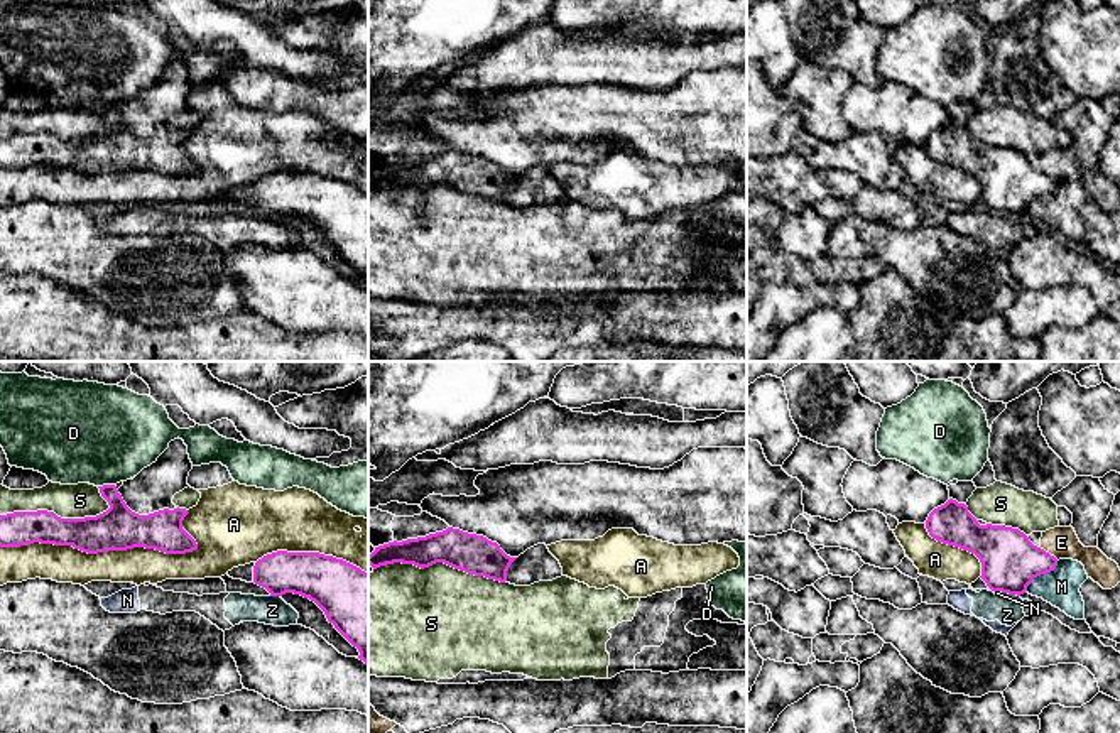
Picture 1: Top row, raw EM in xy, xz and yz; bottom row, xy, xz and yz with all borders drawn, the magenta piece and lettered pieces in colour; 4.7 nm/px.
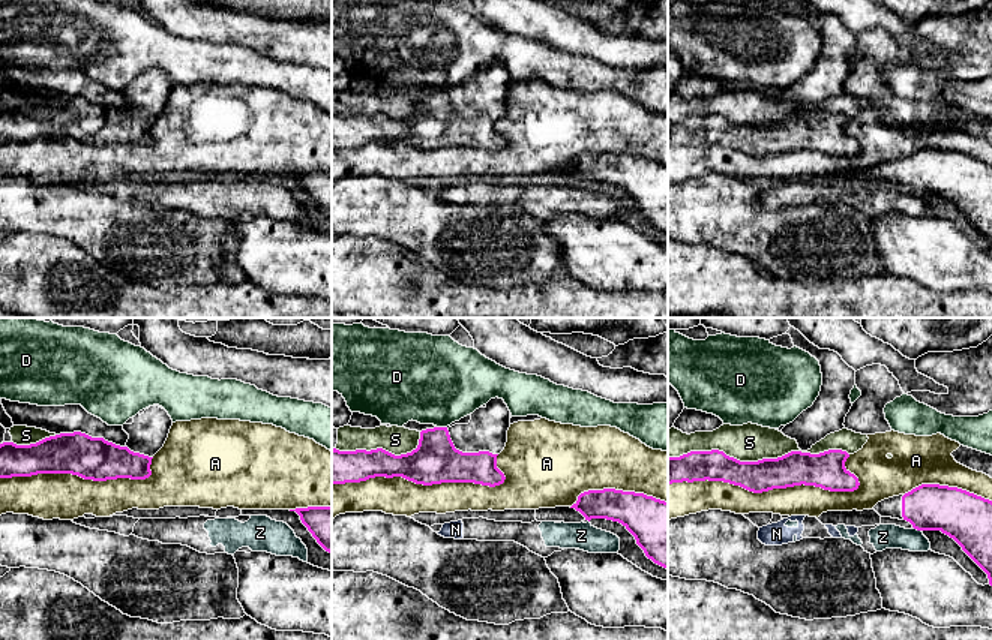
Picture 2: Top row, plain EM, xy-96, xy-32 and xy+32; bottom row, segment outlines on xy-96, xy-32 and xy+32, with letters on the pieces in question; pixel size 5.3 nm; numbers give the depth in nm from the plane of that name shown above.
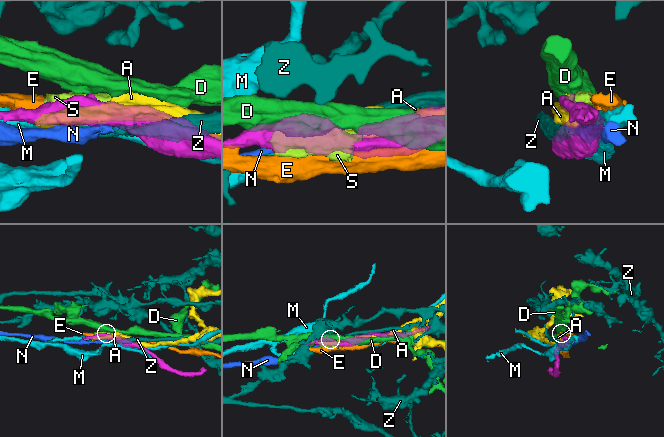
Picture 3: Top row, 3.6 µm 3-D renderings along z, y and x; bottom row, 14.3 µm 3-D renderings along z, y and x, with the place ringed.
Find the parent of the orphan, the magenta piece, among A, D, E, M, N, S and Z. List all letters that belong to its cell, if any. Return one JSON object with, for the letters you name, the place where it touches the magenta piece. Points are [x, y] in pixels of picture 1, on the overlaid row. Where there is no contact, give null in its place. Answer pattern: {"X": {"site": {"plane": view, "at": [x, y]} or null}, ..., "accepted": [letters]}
{"accepted": []}

